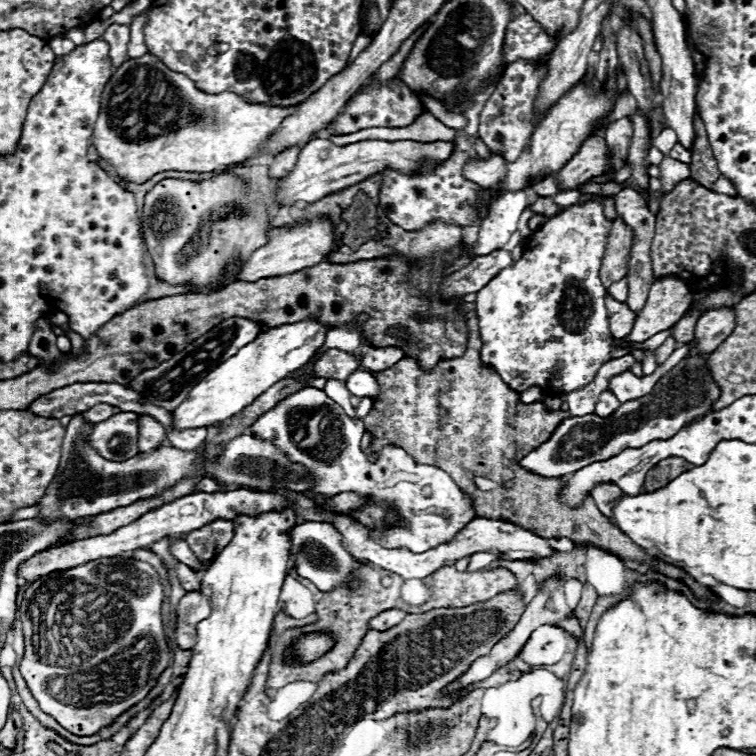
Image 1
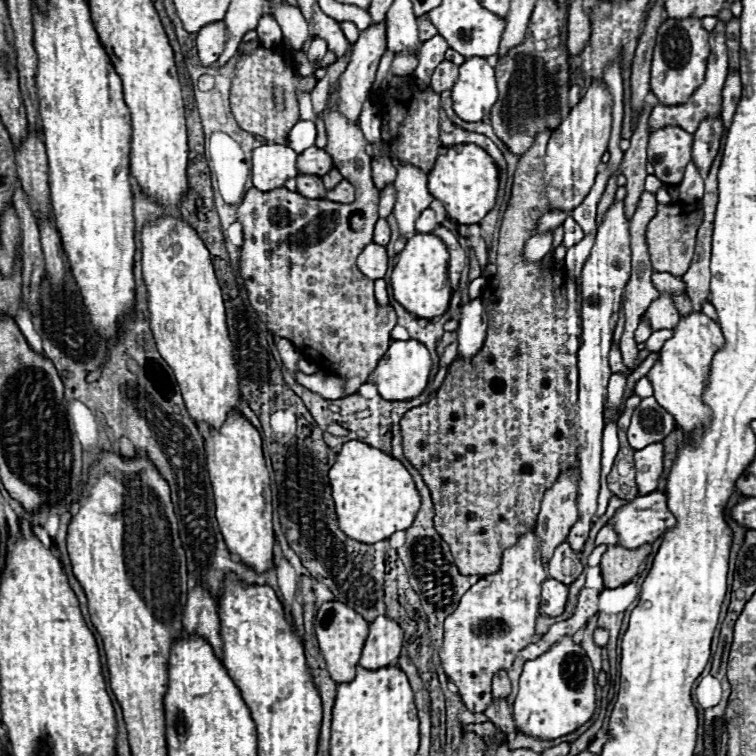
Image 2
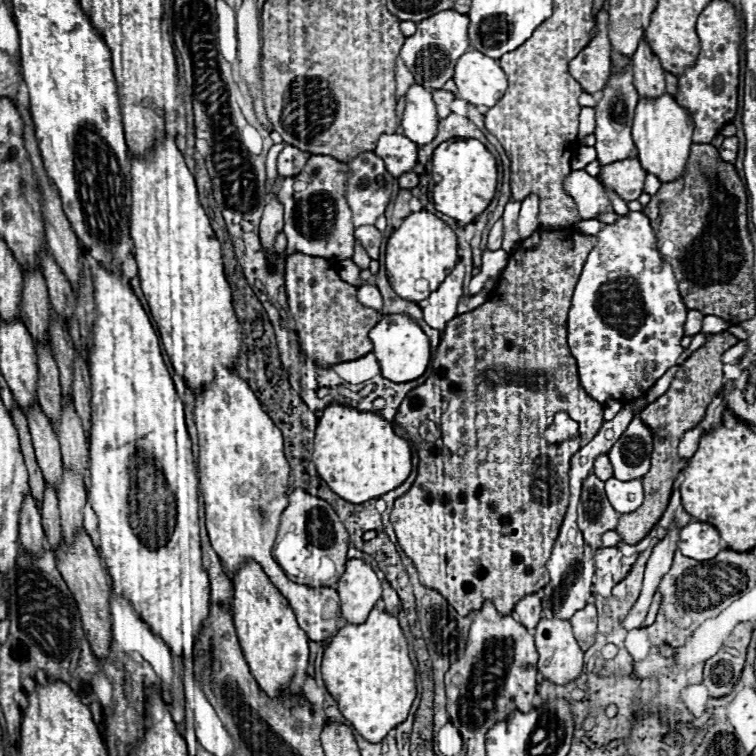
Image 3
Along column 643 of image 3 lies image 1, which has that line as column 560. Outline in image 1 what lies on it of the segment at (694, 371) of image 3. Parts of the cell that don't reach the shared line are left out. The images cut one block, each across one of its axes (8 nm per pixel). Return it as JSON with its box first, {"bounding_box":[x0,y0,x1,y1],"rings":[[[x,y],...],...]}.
{"bounding_box":[364,316,710,600],"rings":[[[472,316],[468,320],[468,326],[470,326],[470,340],[468,340],[464,356],[454,358],[454,360],[442,360],[428,374],[424,374],[418,368],[416,360],[400,360],[392,368],[376,374],[376,380],[380,384],[380,404],[376,404],[370,410],[370,414],[364,418],[366,428],[374,432],[376,440],[382,444],[398,444],[398,448],[406,450],[408,456],[416,464],[430,464],[430,466],[442,468],[458,484],[458,488],[462,488],[472,498],[480,516],[500,518],[500,520],[518,524],[520,528],[526,528],[542,538],[570,538],[574,544],[590,544],[590,546],[602,548],[604,552],[614,552],[622,562],[638,562],[668,578],[682,580],[694,592],[694,596],[702,600],[710,590],[708,586],[700,584],[686,570],[678,566],[672,566],[660,558],[650,558],[640,546],[636,546],[622,530],[618,530],[614,522],[610,522],[596,508],[592,496],[588,496],[580,508],[570,508],[566,504],[560,504],[558,490],[560,490],[564,476],[542,478],[518,466],[518,460],[526,456],[528,452],[532,452],[542,442],[546,442],[556,430],[556,426],[560,424],[560,420],[564,416],[570,416],[570,412],[562,412],[562,410],[550,412],[542,402],[522,404],[518,400],[520,396],[518,392],[508,388],[494,370],[482,366],[480,362],[482,340],[478,332],[478,318]]]}

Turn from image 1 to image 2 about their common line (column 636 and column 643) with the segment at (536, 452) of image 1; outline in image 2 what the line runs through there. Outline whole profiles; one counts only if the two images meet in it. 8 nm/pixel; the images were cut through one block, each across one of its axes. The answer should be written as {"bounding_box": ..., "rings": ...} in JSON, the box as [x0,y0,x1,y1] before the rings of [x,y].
{"bounding_box":[628,396,674,450],"rings":[[[654,396],[642,398],[642,402],[632,414],[628,442],[634,450],[644,448],[646,444],[664,440],[674,430],[674,426],[674,418],[654,400]]]}

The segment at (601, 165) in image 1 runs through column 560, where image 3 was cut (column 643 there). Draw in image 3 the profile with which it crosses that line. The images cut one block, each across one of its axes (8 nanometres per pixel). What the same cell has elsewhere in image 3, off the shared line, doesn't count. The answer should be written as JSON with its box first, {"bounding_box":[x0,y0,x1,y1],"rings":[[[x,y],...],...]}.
{"bounding_box":[600,156,648,202],"rings":[[[636,156],[612,162],[600,170],[602,182],[608,188],[612,188],[616,194],[620,194],[622,200],[626,202],[636,200],[644,192],[646,174],[648,172],[640,166],[640,160]]]}

